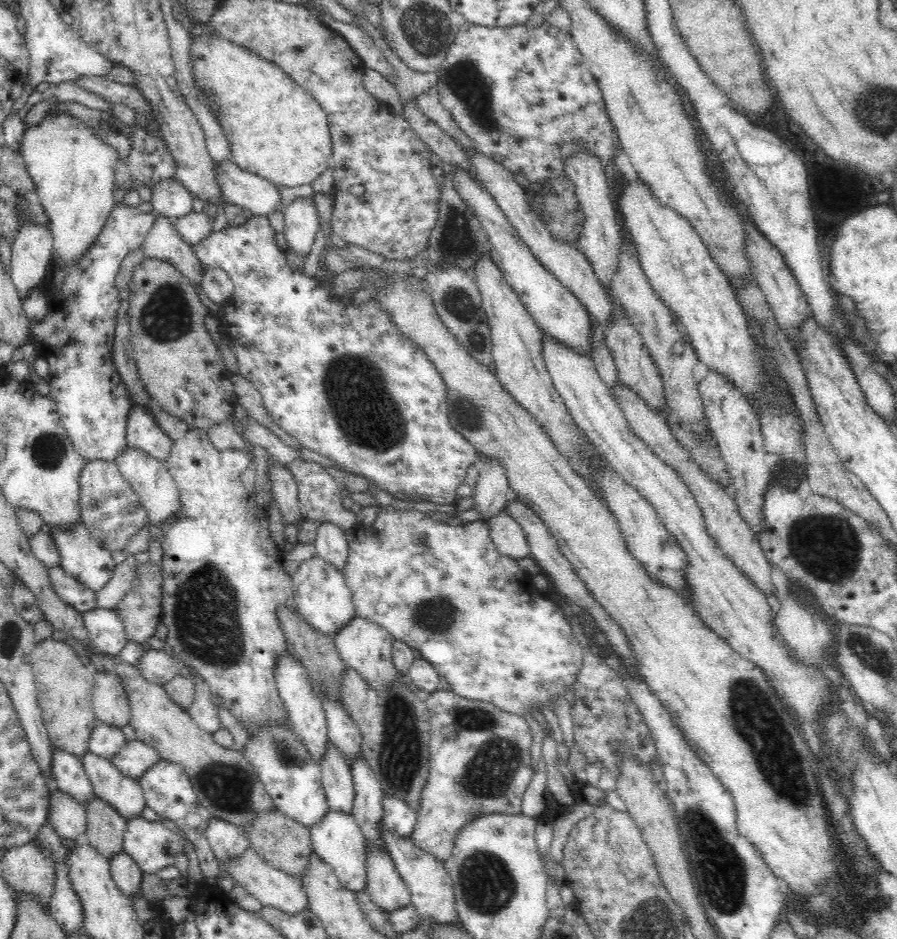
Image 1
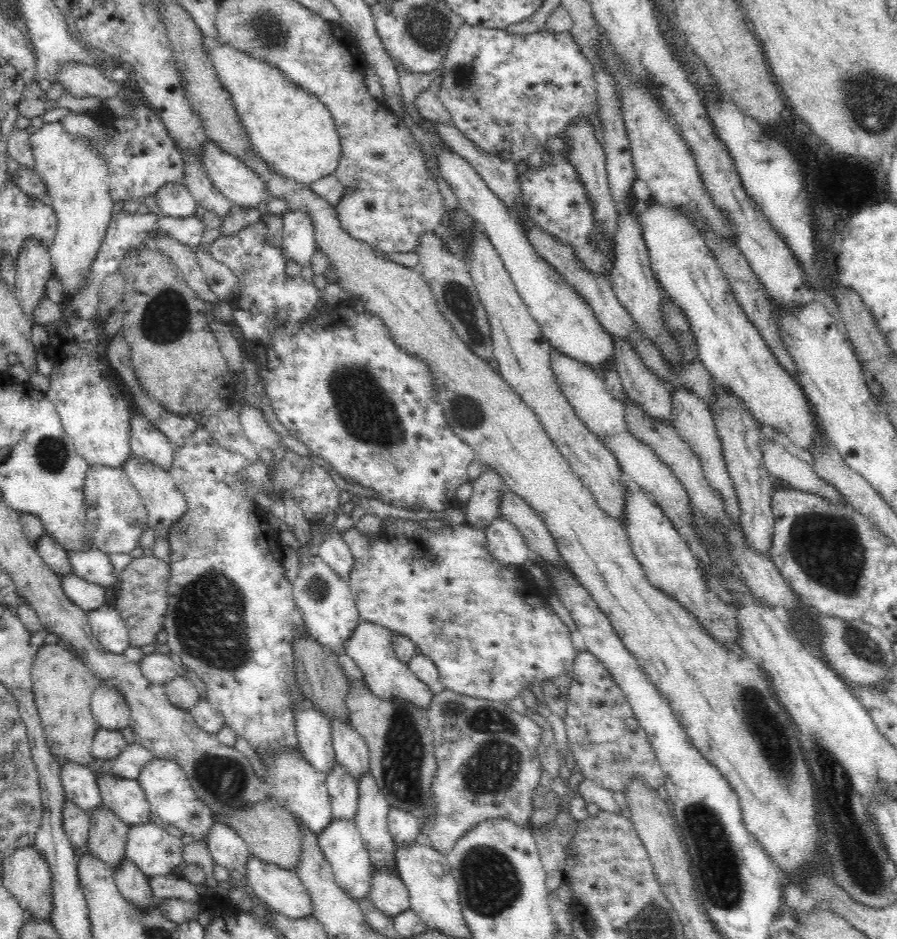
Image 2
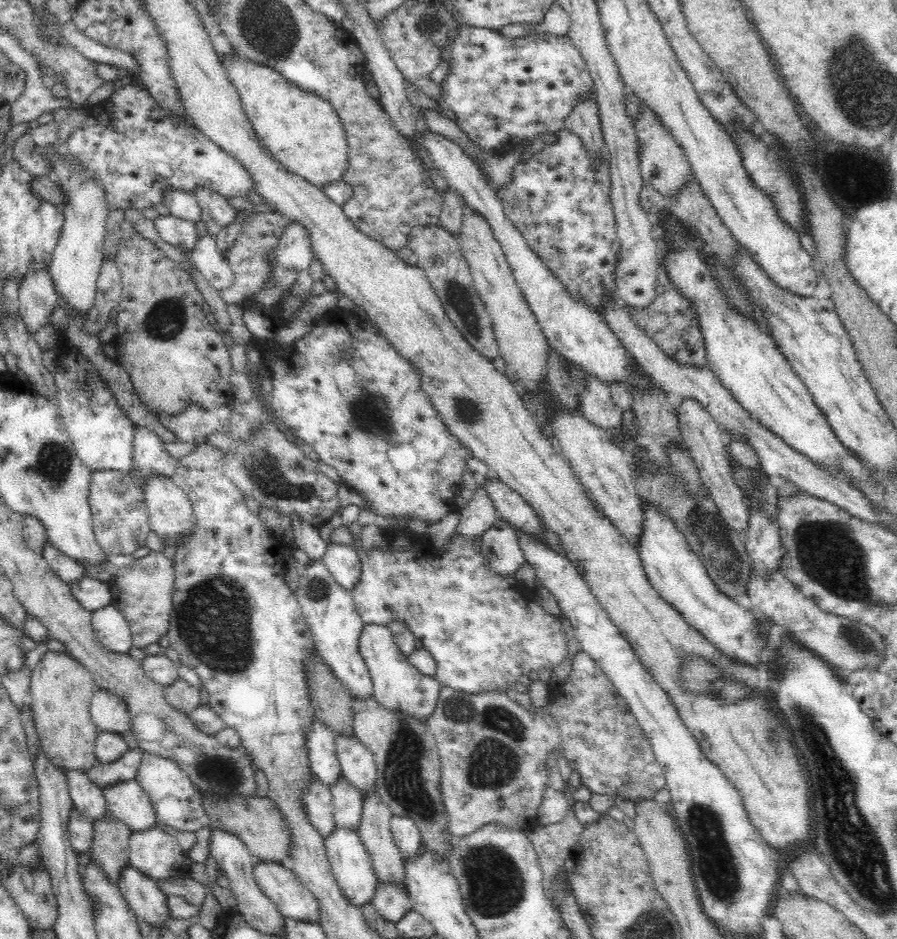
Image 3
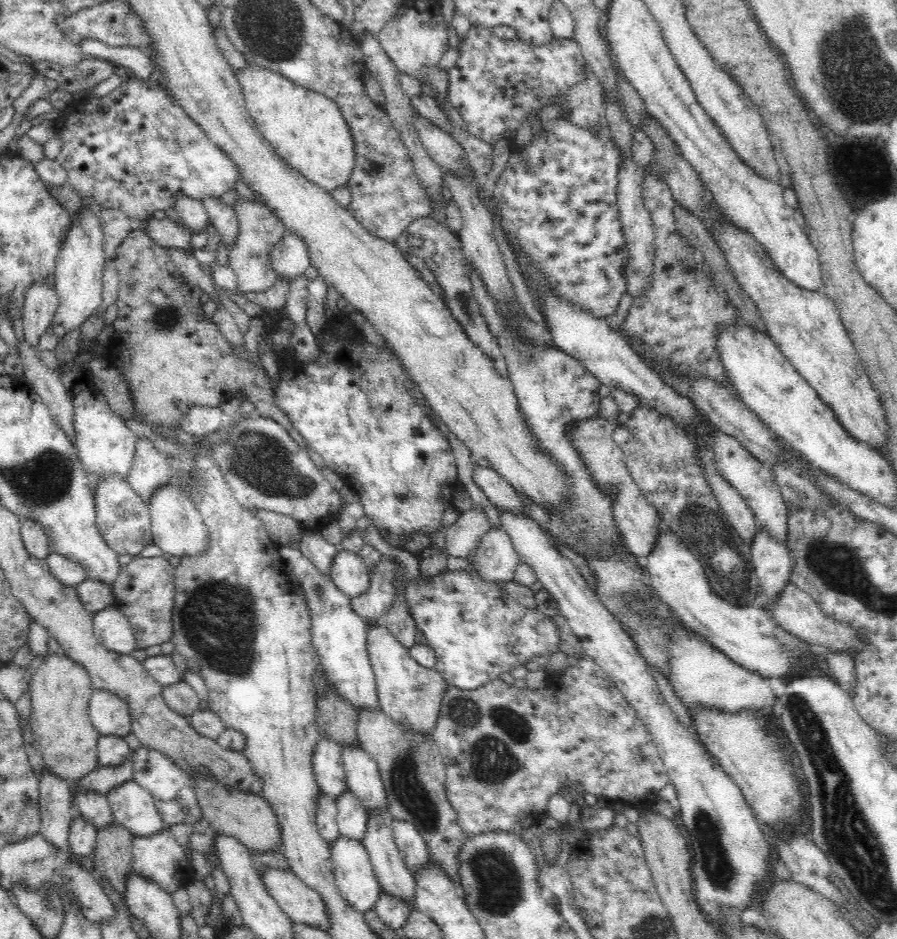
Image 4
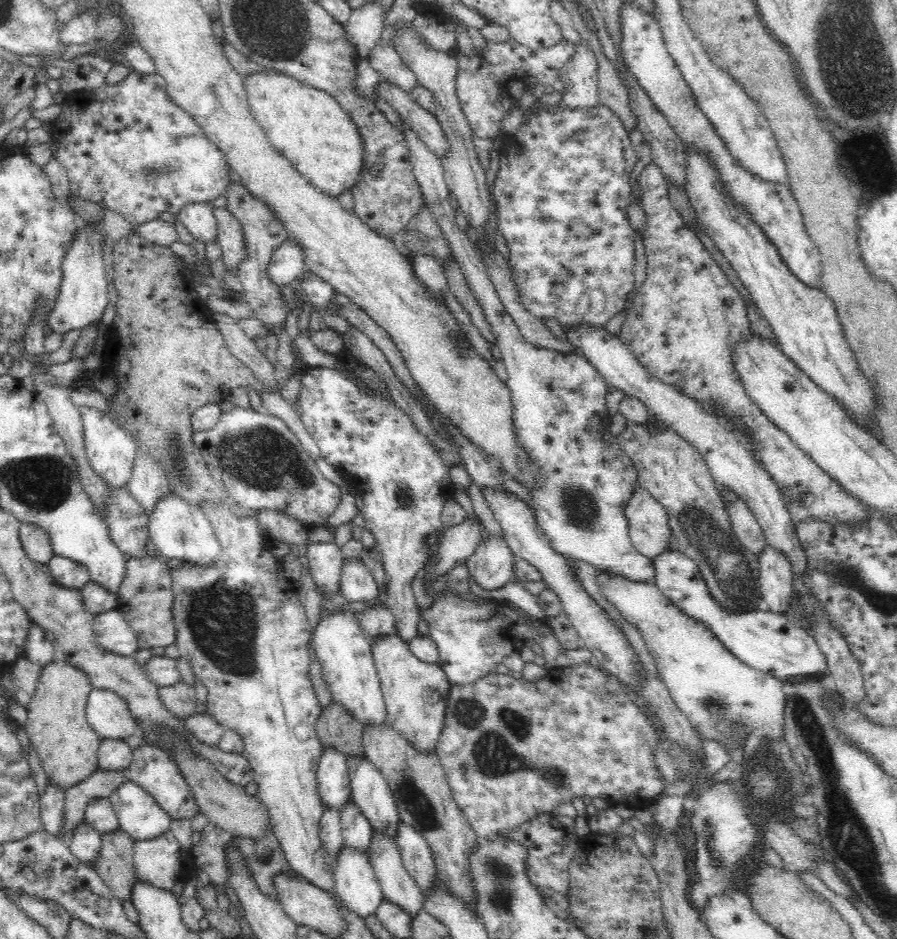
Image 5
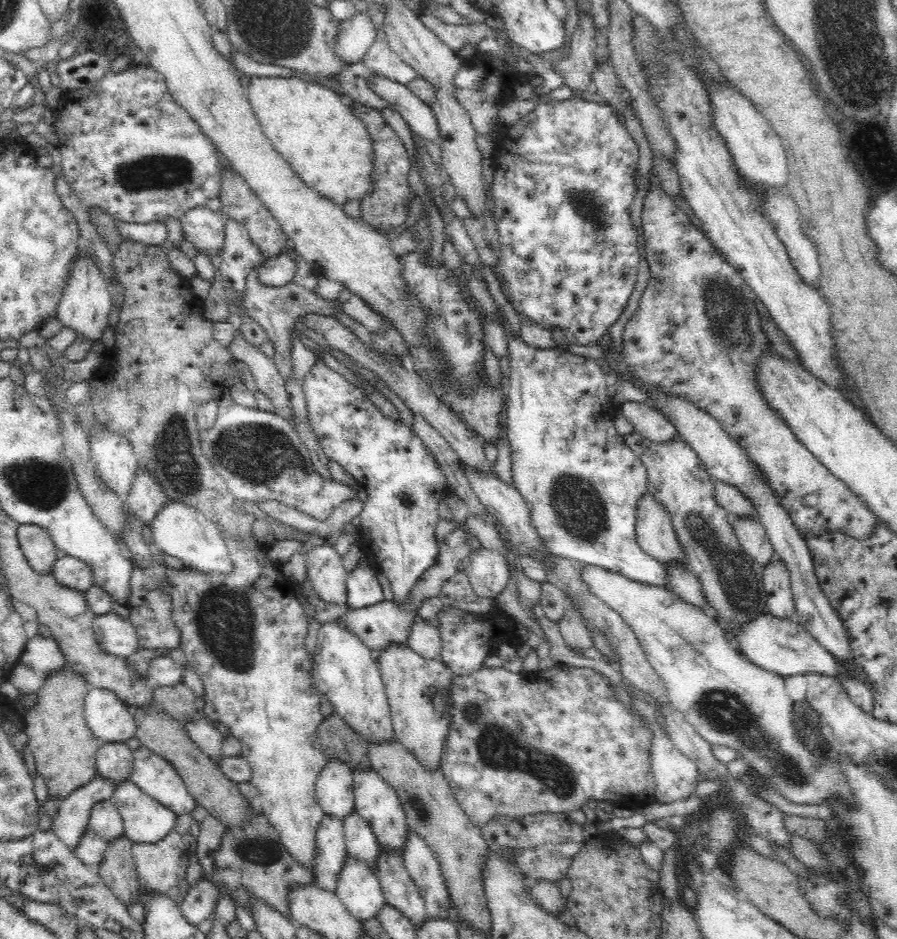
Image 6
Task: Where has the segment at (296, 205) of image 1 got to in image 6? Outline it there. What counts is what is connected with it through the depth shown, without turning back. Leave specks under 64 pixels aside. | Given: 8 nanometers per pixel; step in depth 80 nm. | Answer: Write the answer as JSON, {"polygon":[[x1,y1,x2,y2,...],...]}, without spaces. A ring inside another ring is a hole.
{"polygon":[[287,246,280,250,278,255,266,260,263,266,256,269,258,270,258,277,264,285,282,287,293,283,298,269,292,254,294,252]]}

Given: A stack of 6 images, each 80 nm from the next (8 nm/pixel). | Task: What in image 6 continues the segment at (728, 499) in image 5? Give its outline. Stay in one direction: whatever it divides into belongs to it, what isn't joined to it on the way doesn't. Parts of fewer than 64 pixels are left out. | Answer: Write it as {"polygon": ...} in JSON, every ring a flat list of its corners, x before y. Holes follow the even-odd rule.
{"polygon":[[733,516,732,528,742,549,761,565,768,564,775,551,768,540,762,523,751,516]]}

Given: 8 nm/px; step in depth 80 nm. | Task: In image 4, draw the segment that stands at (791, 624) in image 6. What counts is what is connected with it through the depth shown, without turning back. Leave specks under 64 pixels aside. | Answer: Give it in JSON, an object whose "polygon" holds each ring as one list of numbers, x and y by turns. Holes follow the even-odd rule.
{"polygon":[[658,526,654,550,646,554,644,570,646,579,659,596,674,612,681,624,690,631,704,637,722,651,734,663,758,674,772,674,782,677,788,672,798,672,804,668,817,666,816,656,808,643,786,633,776,624,772,613,752,607,734,606,718,596,700,561,688,550,681,538]]}

